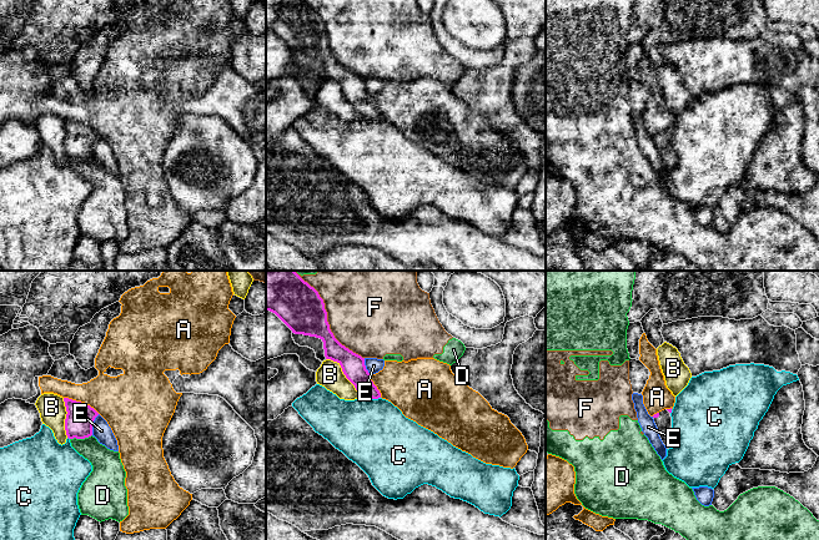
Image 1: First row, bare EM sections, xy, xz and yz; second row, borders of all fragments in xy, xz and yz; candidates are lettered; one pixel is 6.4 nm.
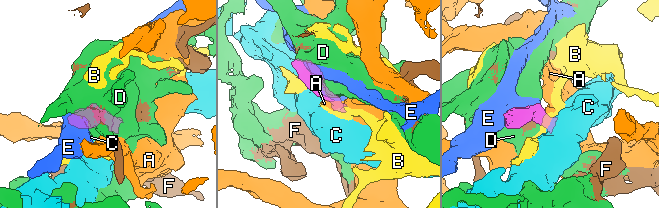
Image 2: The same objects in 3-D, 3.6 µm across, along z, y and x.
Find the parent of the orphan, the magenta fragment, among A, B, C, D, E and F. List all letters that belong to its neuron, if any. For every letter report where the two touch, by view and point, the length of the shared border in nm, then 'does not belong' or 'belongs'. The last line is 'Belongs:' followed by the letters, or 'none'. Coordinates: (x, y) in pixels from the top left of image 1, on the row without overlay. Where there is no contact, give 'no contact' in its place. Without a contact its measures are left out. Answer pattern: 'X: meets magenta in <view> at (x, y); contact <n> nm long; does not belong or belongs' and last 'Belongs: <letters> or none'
A: meets magenta in xy at (80, 122); contact 260 nm long; does not belong
B: meets magenta in xz at (343, 94); contact 340 nm long; does not belong
C: meets magenta in xz at (372, 119); contact 110 nm long; does not belong
D: meets magenta in xy at (80, 159); contact 150 nm long; does not belong
E: meets magenta in xy at (91, 145); contact 140 nm long; does not belong
F: meets magenta in xz at (327, 43); contact 650 nm long; does not belong
Belongs: none

